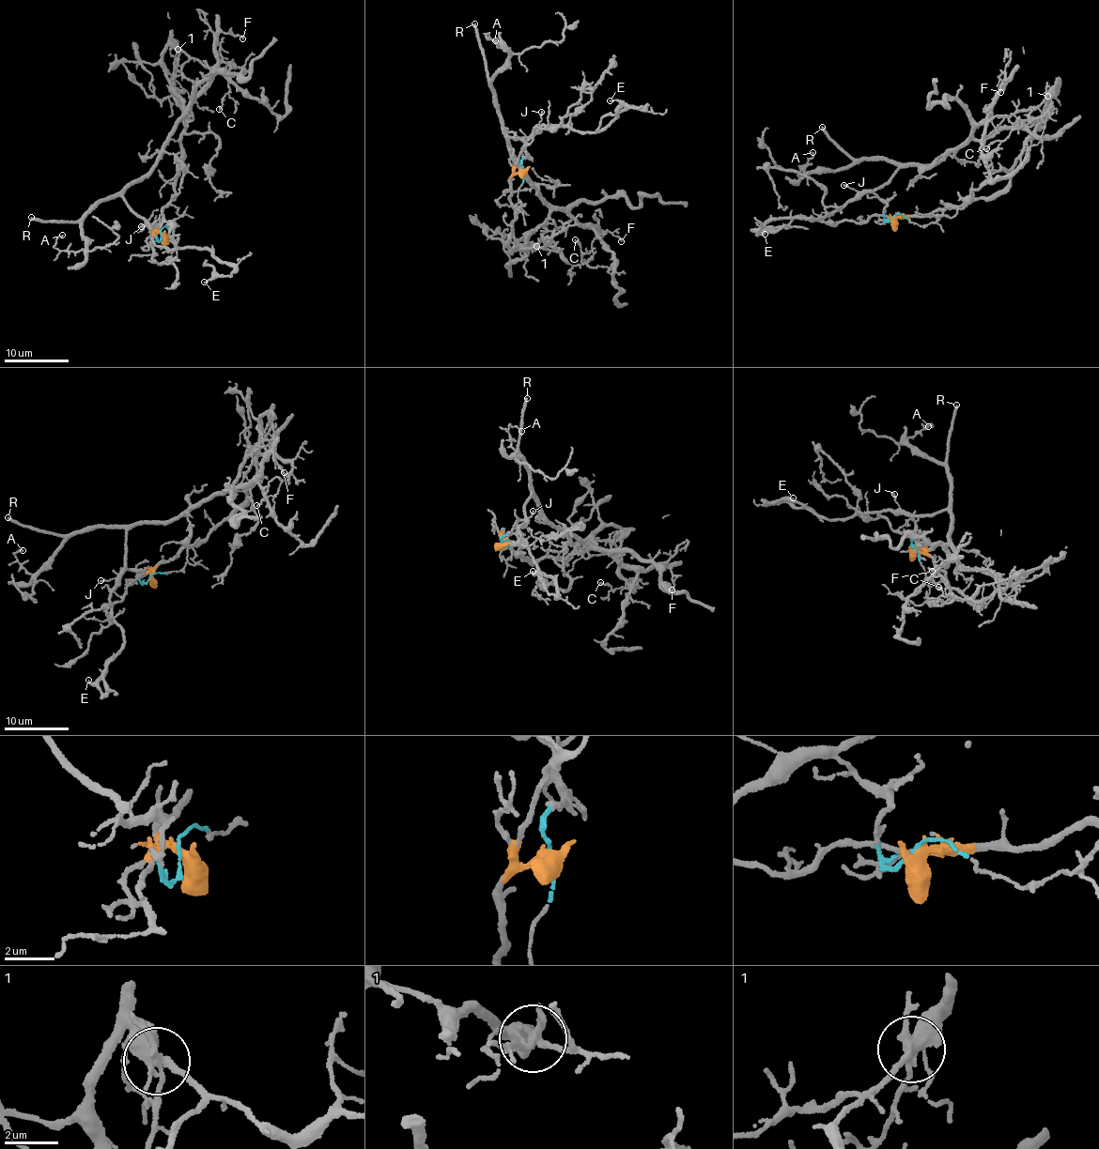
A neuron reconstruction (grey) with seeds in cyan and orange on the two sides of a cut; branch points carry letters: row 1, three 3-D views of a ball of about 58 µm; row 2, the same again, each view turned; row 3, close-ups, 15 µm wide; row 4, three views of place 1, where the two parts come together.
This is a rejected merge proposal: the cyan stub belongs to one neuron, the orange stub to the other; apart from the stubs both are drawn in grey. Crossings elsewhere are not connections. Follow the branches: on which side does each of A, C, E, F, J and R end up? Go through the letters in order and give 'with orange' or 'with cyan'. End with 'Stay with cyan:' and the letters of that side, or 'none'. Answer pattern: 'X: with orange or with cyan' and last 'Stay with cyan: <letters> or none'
A: with cyan
C: with orange
E: with cyan
F: with cyan
J: with cyan
R: with cyan
Stay with cyan: A, E, F, J, R

